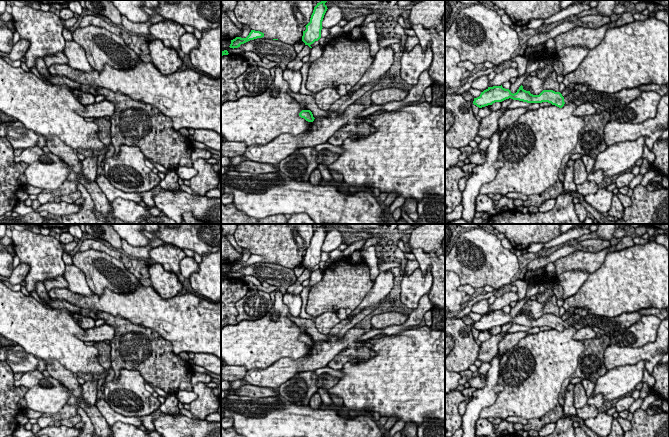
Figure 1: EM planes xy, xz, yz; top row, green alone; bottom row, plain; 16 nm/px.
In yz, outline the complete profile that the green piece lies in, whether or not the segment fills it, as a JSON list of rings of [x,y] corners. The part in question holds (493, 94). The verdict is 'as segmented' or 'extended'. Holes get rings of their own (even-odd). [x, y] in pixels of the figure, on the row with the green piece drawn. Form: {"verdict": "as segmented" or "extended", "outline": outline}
{"verdict": "extended", "outline": [[[521,85],[516,93],[512,93],[509,89],[501,86],[488,87],[481,92],[480,96],[474,98],[473,104],[479,108],[492,105],[495,102],[502,102],[506,99],[519,100],[527,103],[548,102],[559,108],[564,104],[573,102],[576,106],[583,103],[590,103],[595,109],[600,109],[609,114],[623,111],[623,109],[634,99],[638,98],[643,91],[638,88],[622,89],[616,93],[604,93],[594,90],[587,90],[582,93],[572,90],[567,96],[563,97],[560,92],[553,90],[543,90],[539,95],[533,95],[530,91],[523,89]]]}

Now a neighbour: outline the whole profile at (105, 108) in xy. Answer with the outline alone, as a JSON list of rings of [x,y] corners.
[[[104,100],[99,103],[93,103],[85,106],[84,110],[76,110],[76,113],[80,116],[92,117],[92,118],[100,118],[100,117],[111,117],[114,114],[115,105],[108,101]]]

